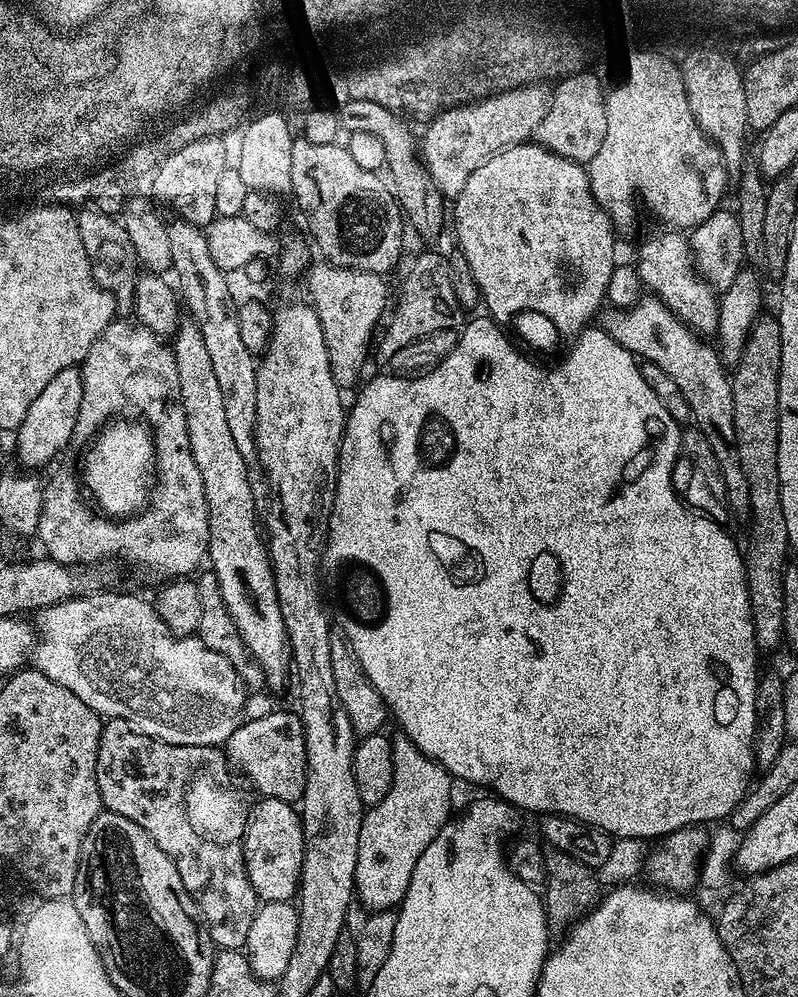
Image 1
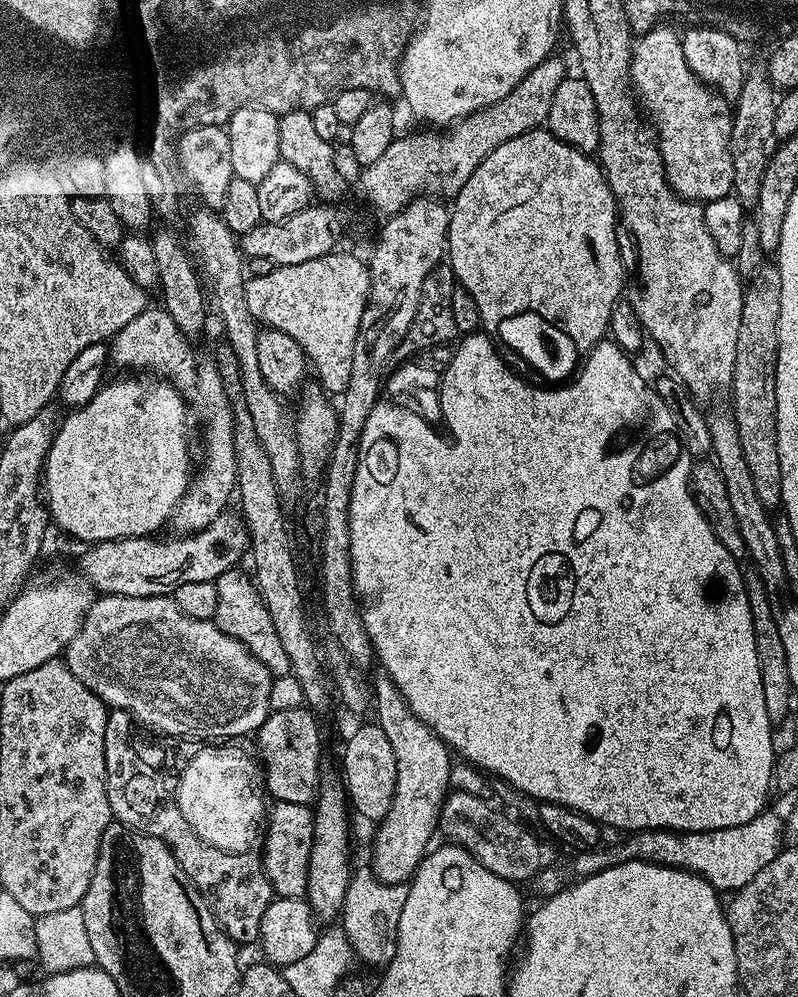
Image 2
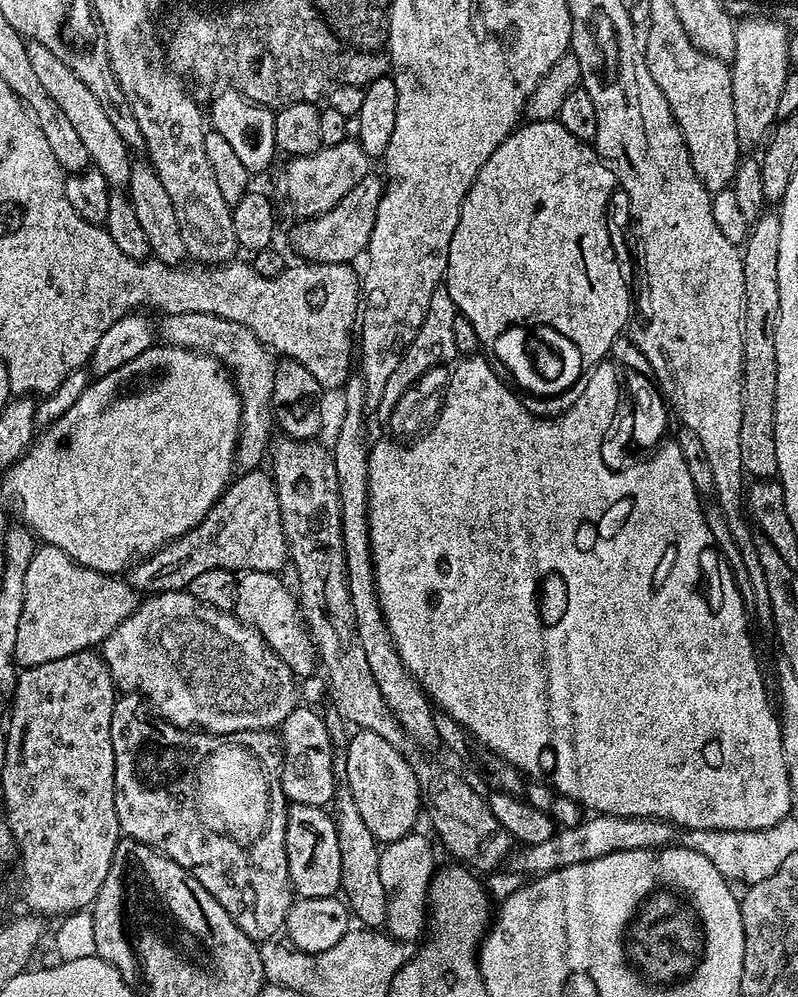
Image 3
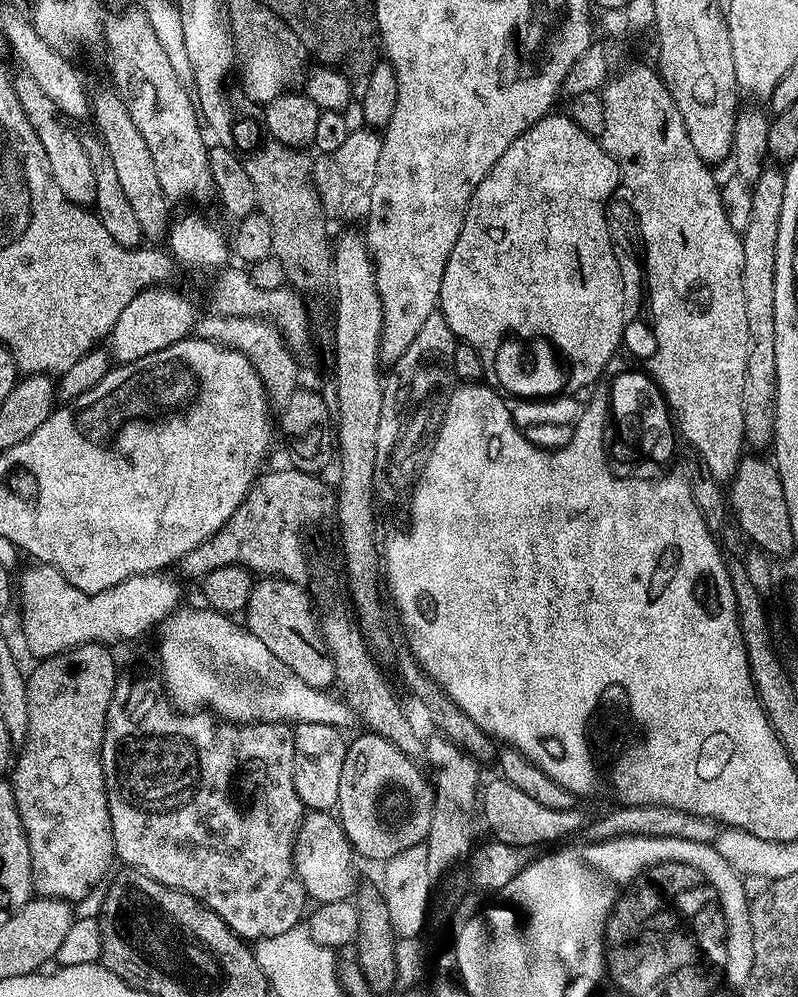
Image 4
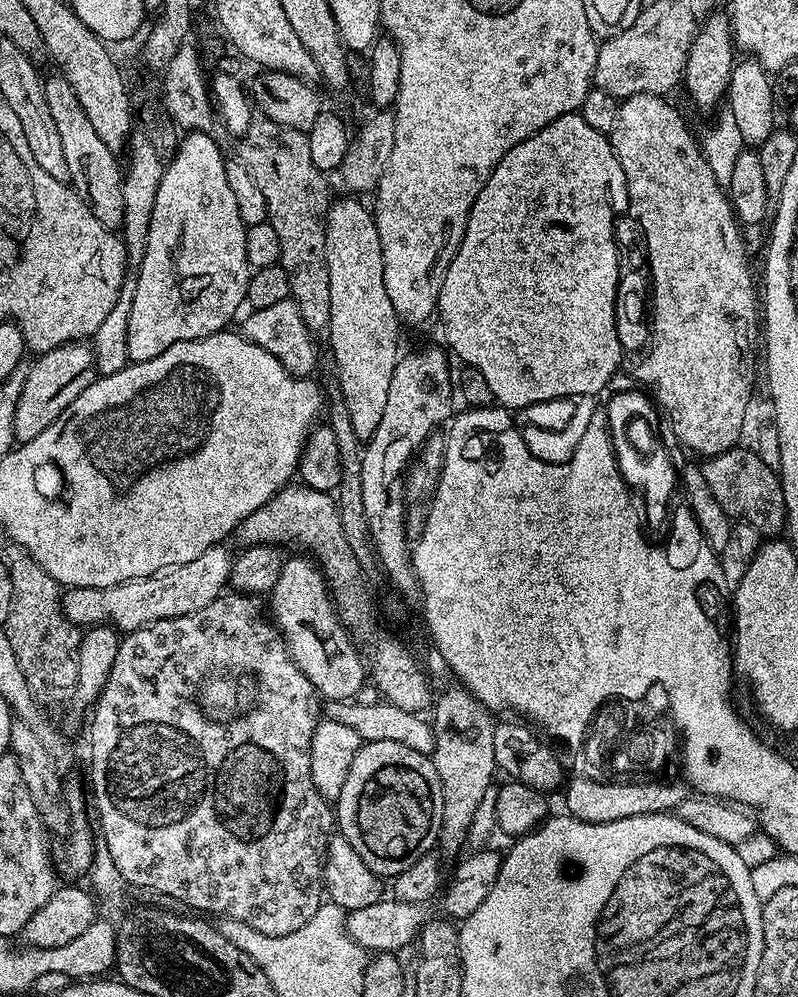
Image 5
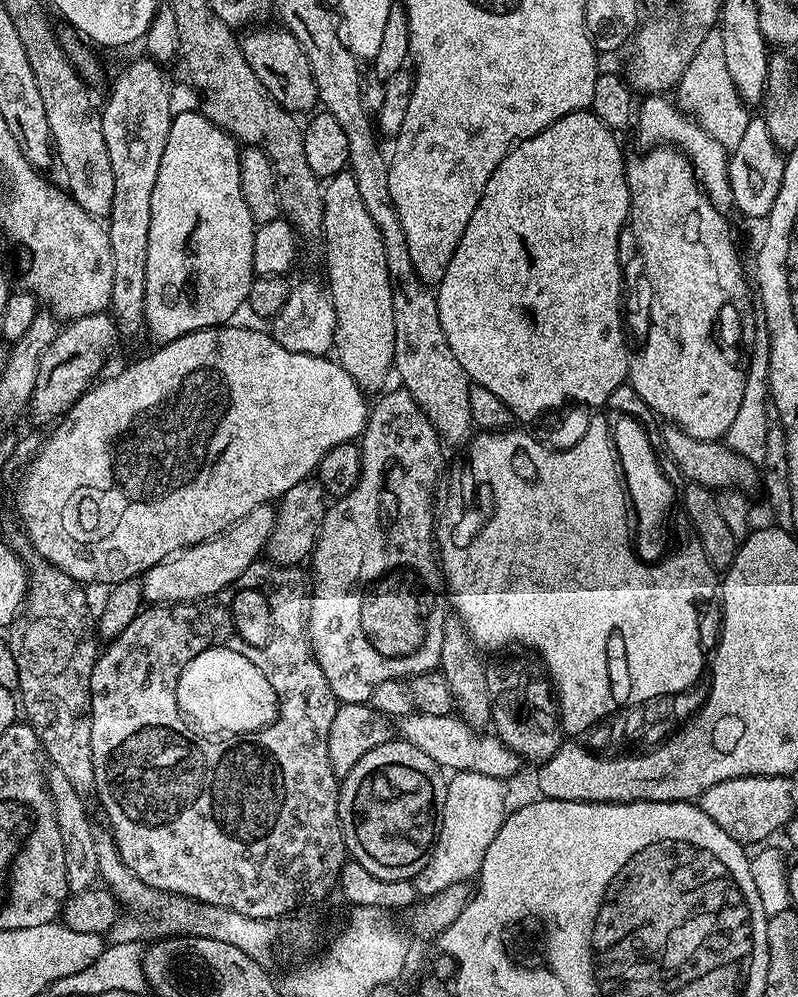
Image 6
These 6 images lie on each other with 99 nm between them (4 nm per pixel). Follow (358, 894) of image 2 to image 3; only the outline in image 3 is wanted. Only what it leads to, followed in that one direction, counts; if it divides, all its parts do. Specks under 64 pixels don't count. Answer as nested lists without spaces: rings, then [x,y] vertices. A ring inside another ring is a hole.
[[[409,834],[383,845],[378,874],[382,878],[384,893],[388,895],[385,931],[395,940],[415,941],[420,927],[426,924],[428,885],[434,875],[432,856],[428,852],[416,852],[415,835]]]

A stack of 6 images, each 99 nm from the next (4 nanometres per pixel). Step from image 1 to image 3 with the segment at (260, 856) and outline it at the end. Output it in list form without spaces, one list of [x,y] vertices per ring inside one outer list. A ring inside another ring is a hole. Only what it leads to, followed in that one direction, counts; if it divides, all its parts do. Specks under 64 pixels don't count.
[[[289,803],[288,816],[283,817],[284,858],[288,868],[288,881],[293,893],[300,898],[336,896],[340,887],[340,851],[336,822],[324,808],[309,804]]]

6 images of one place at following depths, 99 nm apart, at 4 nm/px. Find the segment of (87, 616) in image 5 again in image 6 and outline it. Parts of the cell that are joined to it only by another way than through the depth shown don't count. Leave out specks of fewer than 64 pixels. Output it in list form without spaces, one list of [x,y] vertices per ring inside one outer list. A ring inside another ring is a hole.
[[[259,504],[250,510],[250,514],[231,524],[225,532],[173,552],[144,573],[140,585],[145,601],[149,605],[181,604],[206,599],[224,589],[231,589],[242,572],[261,559],[270,530],[274,530],[275,525],[276,508],[272,504]]]

